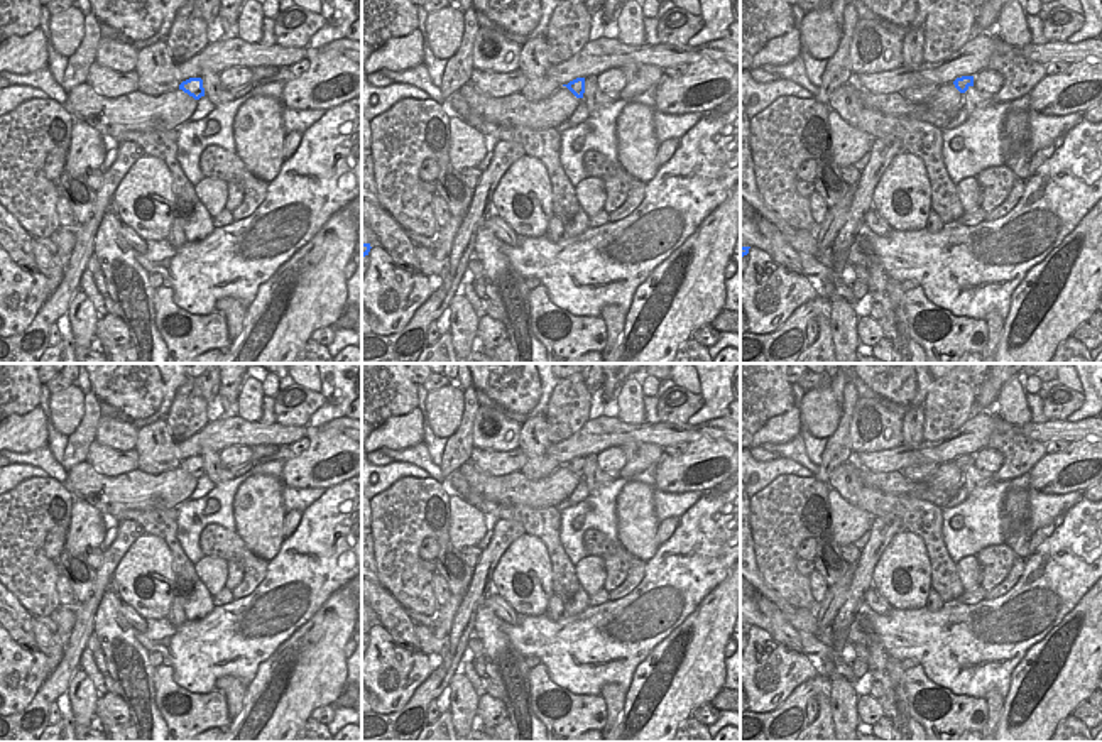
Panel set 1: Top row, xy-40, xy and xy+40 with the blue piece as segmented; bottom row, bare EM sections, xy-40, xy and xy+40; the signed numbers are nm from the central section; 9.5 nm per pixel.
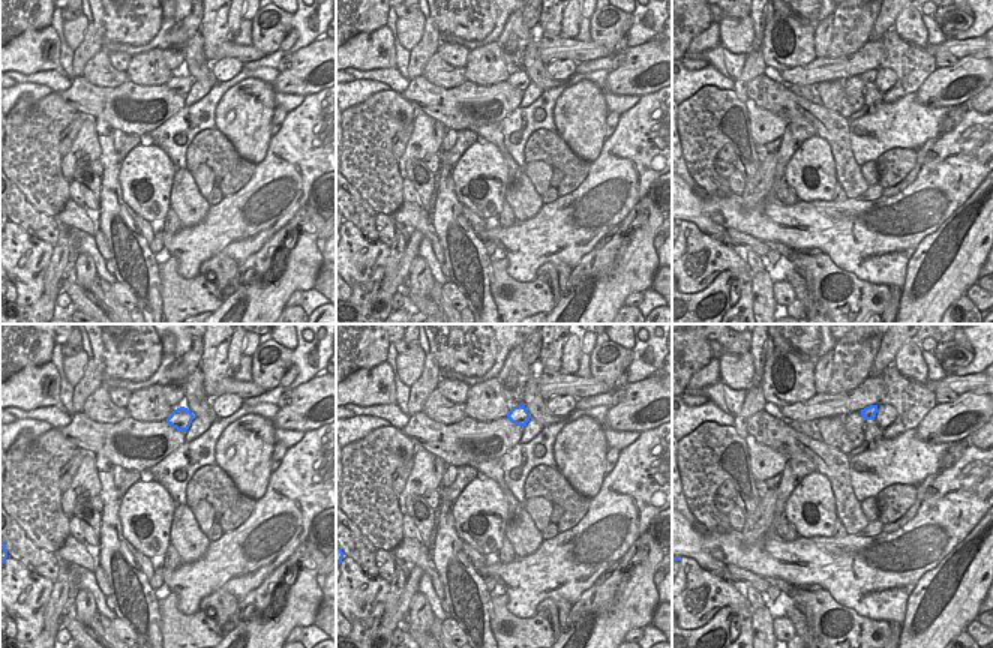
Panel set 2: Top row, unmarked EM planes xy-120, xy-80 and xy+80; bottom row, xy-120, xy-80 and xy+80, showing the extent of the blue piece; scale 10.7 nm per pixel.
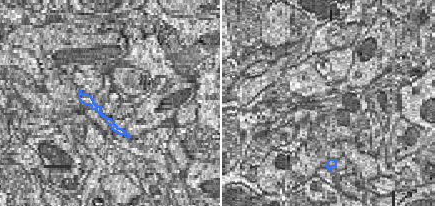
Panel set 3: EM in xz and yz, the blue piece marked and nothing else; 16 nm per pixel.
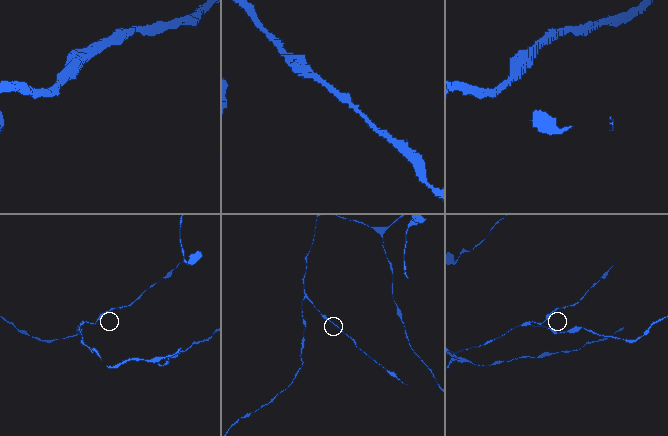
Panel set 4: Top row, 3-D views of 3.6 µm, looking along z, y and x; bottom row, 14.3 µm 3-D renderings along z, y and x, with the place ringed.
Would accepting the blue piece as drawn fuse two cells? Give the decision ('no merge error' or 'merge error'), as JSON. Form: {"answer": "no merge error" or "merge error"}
{"answer": "no merge error"}

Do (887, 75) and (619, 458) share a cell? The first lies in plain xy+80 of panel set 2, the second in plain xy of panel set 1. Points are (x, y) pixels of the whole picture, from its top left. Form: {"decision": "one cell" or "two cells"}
{"decision": "one cell"}

